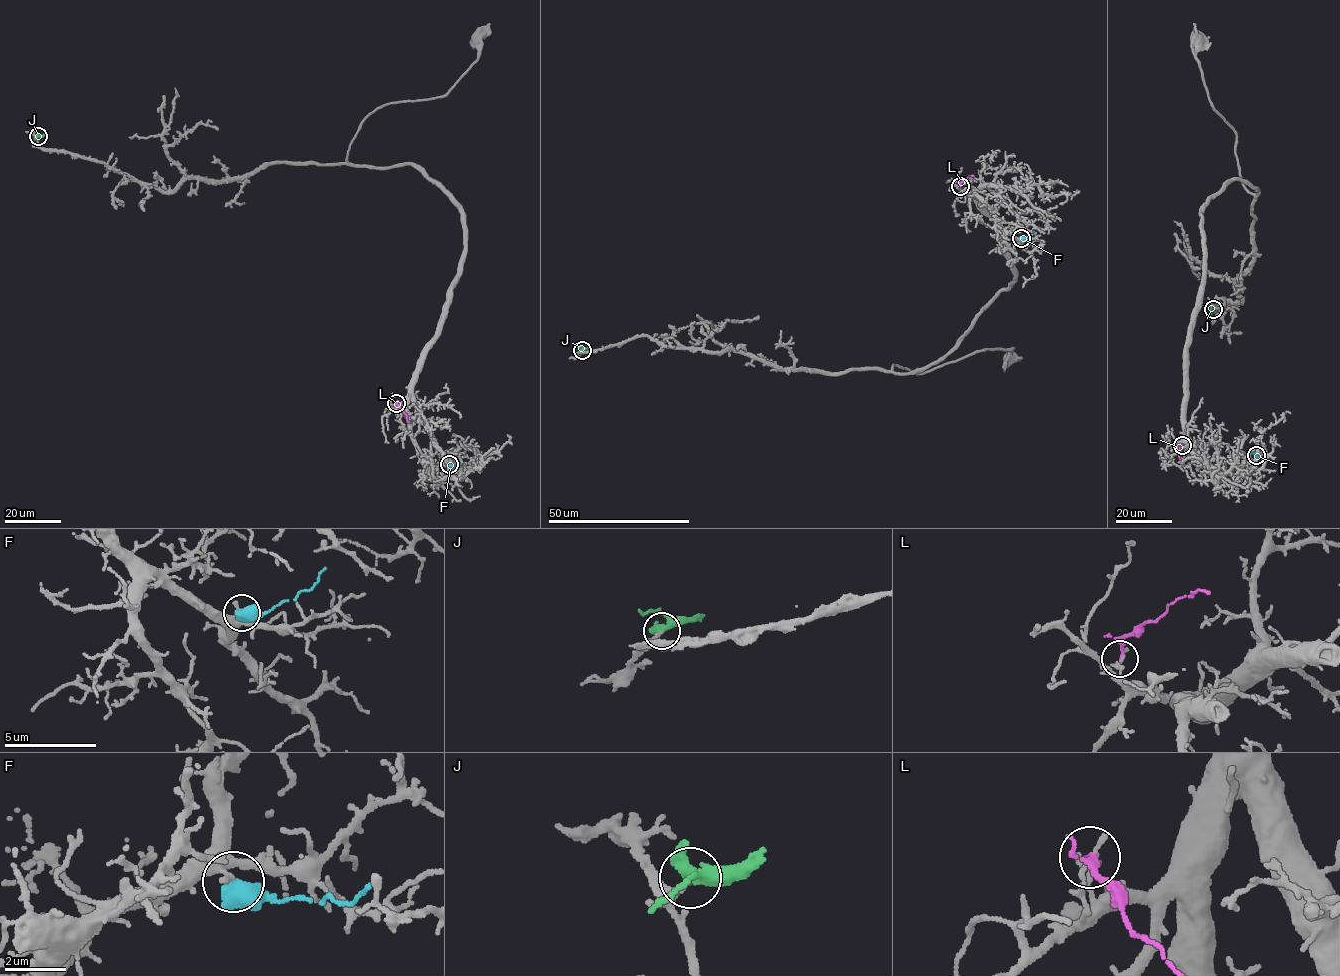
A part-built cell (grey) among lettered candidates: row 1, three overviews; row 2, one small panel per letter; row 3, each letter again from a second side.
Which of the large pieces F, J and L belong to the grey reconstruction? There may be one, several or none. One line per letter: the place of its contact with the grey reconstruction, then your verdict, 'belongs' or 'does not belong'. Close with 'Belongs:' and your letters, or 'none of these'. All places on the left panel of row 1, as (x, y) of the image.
F: (449, 464) | does not belong
J: (38, 136) | belongs
L: (396, 403) | does not belong
Belongs: J

